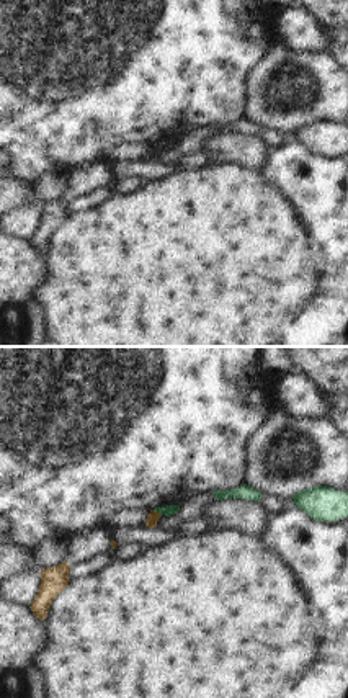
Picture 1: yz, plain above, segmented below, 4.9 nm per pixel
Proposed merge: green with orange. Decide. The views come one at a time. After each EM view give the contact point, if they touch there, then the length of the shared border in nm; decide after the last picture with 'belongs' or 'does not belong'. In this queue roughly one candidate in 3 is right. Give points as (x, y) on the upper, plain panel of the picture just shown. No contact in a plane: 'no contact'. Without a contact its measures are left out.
meets green at (157, 146); contact 50 nm long

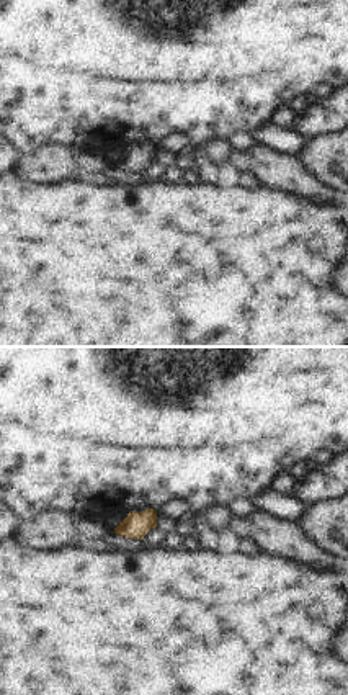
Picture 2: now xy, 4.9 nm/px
no contact

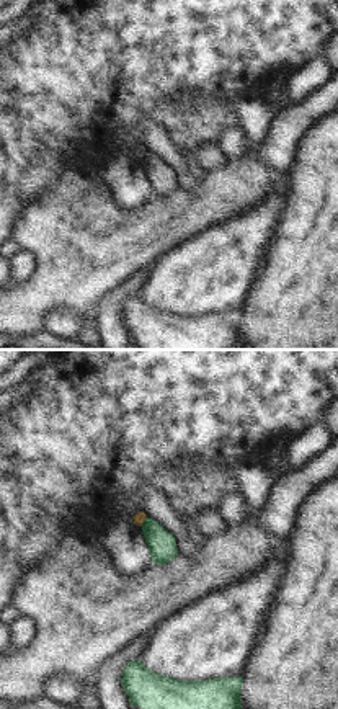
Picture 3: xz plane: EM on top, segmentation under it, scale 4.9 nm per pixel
meets green at (144, 156); contact 60 nm long

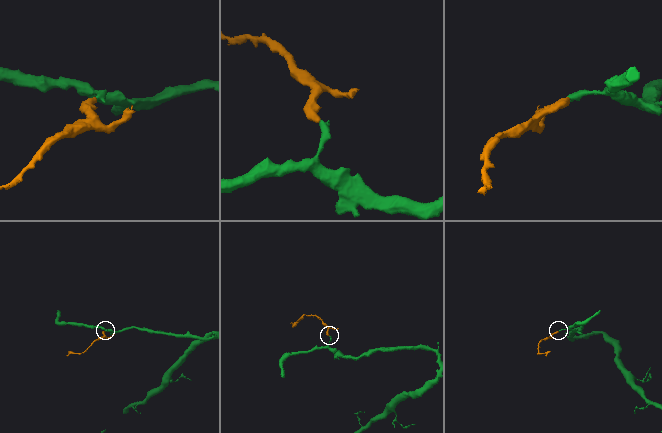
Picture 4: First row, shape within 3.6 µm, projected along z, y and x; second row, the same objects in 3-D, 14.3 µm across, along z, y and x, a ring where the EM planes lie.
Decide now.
does not belong

